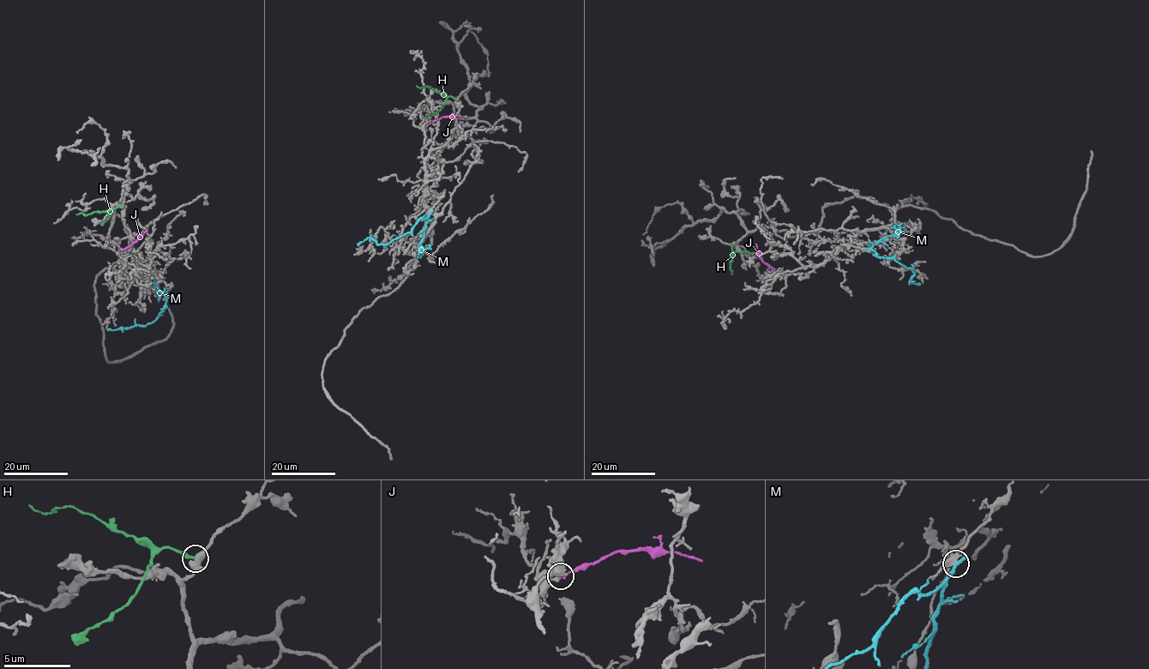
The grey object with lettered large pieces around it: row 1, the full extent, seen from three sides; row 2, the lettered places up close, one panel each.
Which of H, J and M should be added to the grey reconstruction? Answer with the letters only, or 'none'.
none

